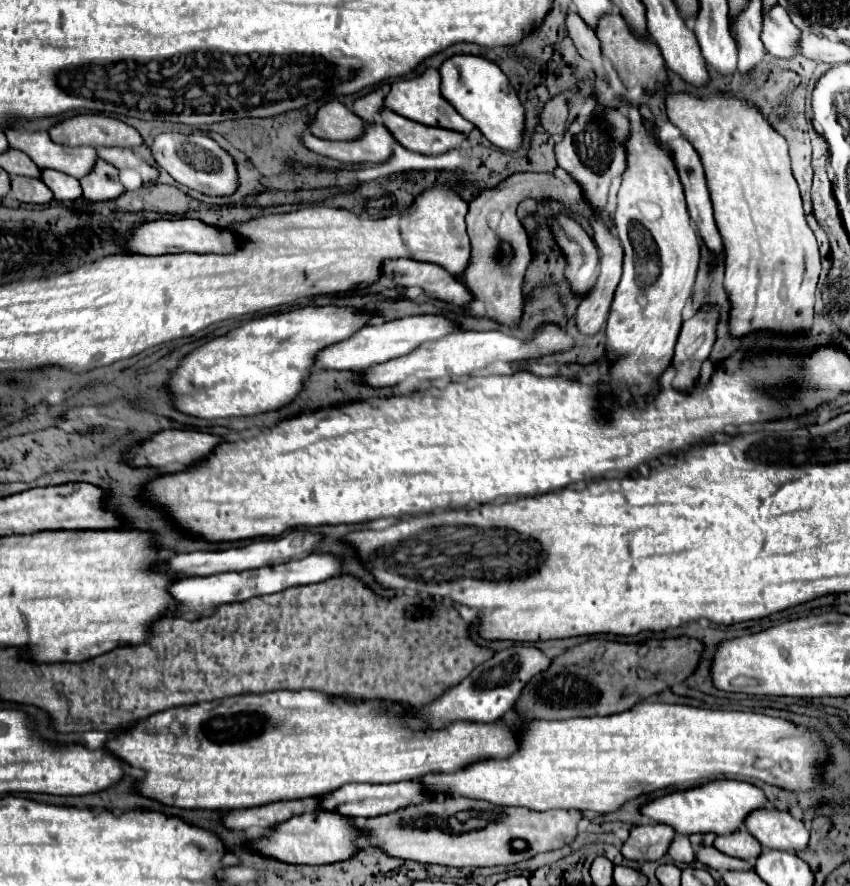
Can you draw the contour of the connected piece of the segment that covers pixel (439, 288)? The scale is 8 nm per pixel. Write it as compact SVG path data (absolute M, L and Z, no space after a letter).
M398 258L398 260L382 262L380 270L382 270L382 276L388 276L398 286L404 286L404 288L418 286L426 292L436 294L442 300L454 300L460 306L468 304L472 298L468 288L438 264Z

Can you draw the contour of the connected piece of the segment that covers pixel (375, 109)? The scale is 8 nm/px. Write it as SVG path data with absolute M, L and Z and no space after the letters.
M384 84L384 86L380 86L380 88L376 88L374 92L358 98L358 100L354 102L354 112L356 112L356 116L360 116L366 124L376 122L378 114L384 110L384 98L386 98L386 94L388 94L388 84Z

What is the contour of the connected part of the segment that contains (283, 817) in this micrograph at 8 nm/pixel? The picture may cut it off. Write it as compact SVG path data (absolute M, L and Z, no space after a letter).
M304 798L292 802L274 802L268 806L246 808L224 812L224 826L236 832L246 832L246 836L258 836L260 830L276 826L280 822L290 820L292 816L304 812L316 812L320 808L320 798Z

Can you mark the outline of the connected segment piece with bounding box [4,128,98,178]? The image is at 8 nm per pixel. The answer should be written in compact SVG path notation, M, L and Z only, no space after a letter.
M6 128L6 138L12 148L28 154L42 170L58 170L74 178L84 178L96 166L98 154L88 146L60 146L50 140L48 132L28 132L18 128Z

